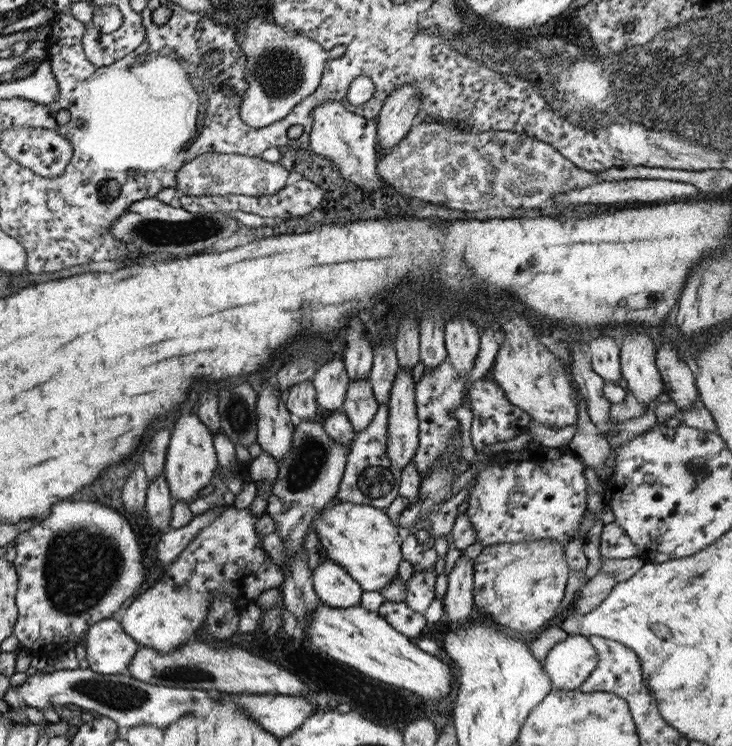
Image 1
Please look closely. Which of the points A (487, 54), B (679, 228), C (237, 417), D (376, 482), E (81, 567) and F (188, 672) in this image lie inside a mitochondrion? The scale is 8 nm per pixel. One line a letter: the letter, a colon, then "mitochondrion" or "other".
A: mitochondrion
B: other
C: mitochondrion
D: mitochondrion
E: mitochondrion
F: mitochondrion

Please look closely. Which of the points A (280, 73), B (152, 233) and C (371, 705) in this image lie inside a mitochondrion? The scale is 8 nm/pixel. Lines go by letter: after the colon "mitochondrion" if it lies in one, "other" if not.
A: mitochondrion
B: mitochondrion
C: other

